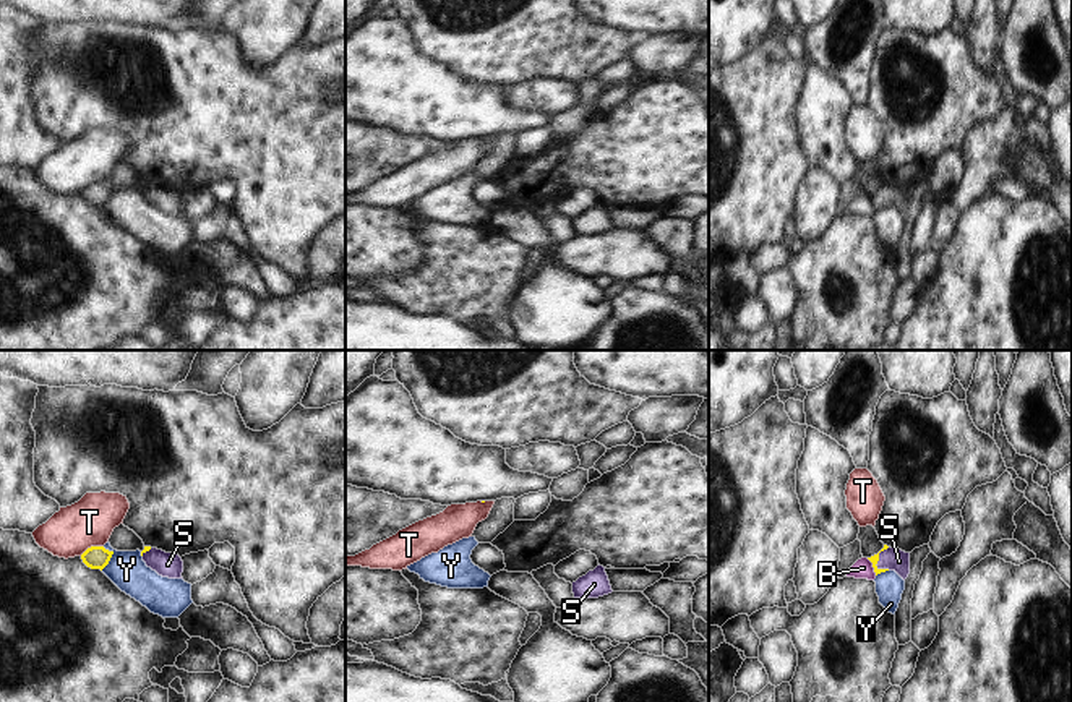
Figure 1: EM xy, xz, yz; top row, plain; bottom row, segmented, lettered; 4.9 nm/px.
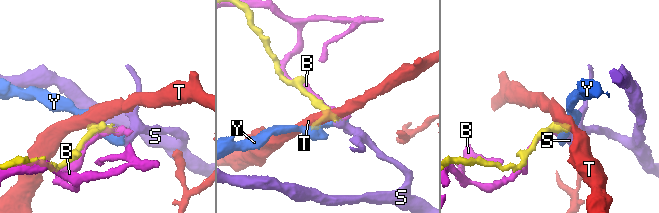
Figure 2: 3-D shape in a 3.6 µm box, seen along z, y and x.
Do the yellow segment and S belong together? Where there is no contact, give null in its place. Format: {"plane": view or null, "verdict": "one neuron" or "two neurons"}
{"plane": "yz", "verdict": "one neuron"}

